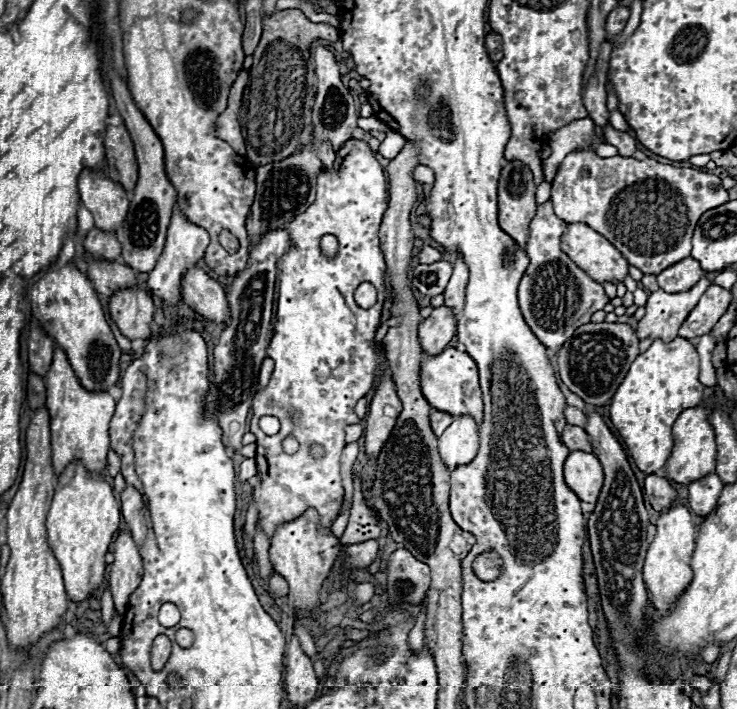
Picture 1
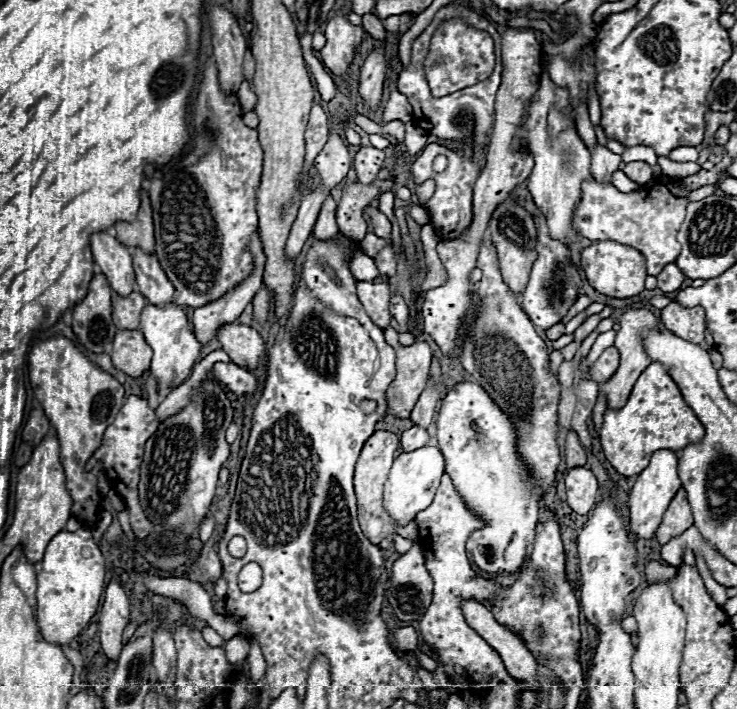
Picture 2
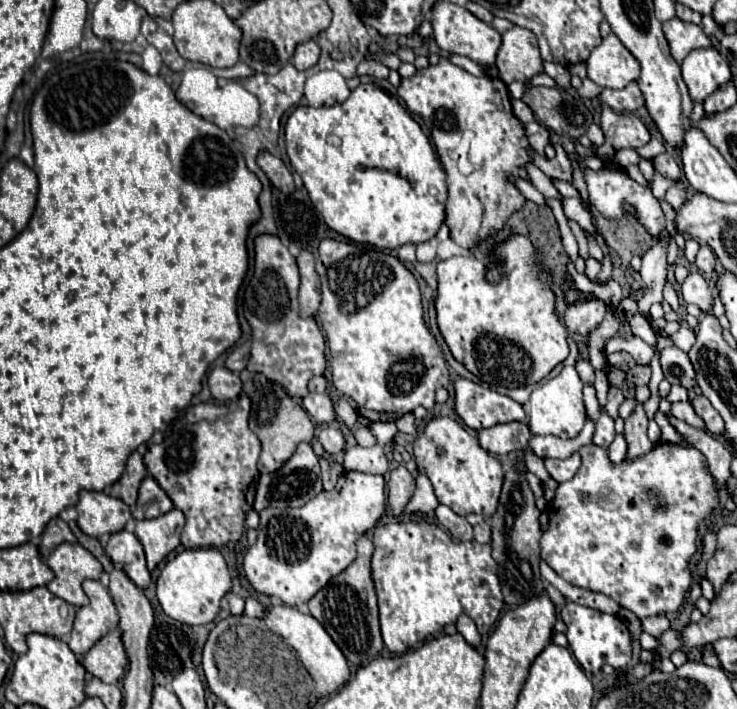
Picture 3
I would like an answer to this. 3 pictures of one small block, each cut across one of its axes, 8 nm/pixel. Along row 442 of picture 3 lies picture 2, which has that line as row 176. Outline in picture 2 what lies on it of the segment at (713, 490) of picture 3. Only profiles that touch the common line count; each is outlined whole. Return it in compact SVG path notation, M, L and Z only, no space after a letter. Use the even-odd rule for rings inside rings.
M658 176L630 194L616 190L608 182L590 178L582 182L582 200L574 210L574 230L588 240L616 240L636 248L646 256L648 274L656 276L666 264L676 262L680 254L676 234L684 222L690 192L692 188L684 188L680 180L670 178L668 184L668 176Z

